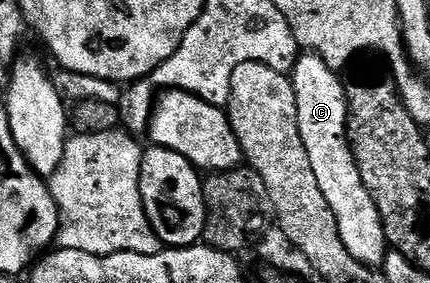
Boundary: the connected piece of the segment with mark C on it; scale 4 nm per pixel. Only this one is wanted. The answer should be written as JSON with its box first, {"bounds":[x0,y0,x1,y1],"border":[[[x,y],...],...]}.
{"bounds":[290,54,386,266],"border":[[[304,54],[297,59],[290,79],[298,106],[298,130],[302,134],[302,146],[306,146],[306,154],[310,154],[310,166],[314,166],[314,178],[318,178],[322,198],[326,198],[330,210],[334,210],[342,246],[346,246],[358,262],[380,266],[386,255],[384,227],[378,206],[374,206],[374,198],[370,198],[370,190],[366,190],[362,182],[362,174],[348,142],[346,84],[336,76],[339,76],[337,69],[326,66],[320,56]]]}

